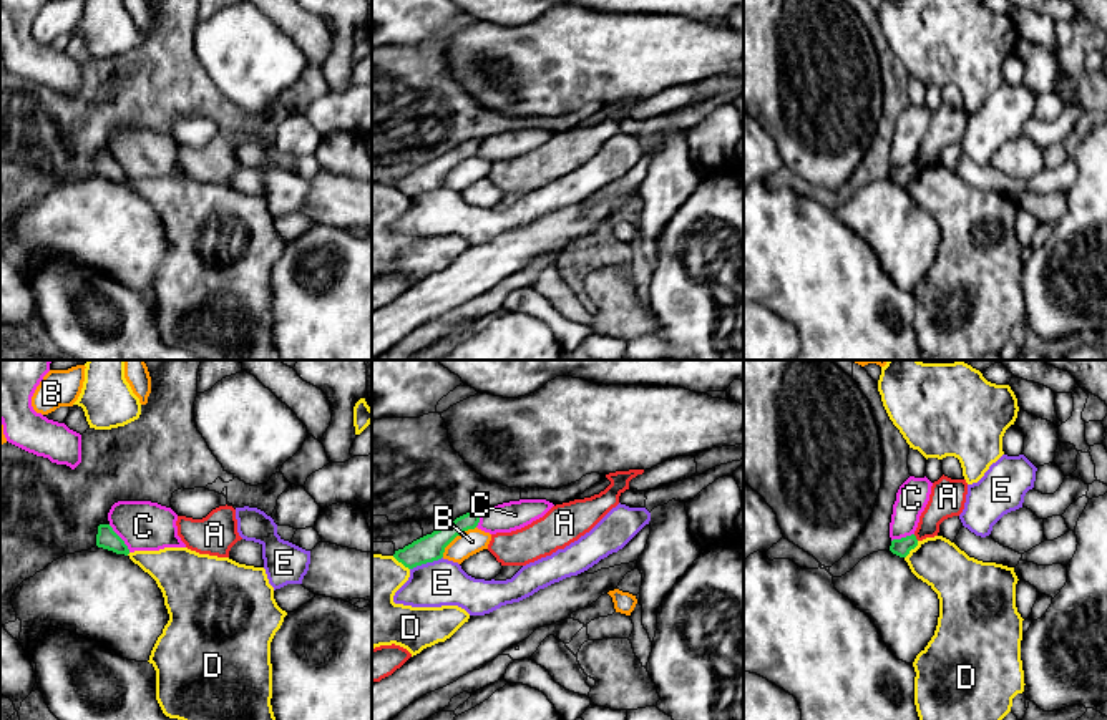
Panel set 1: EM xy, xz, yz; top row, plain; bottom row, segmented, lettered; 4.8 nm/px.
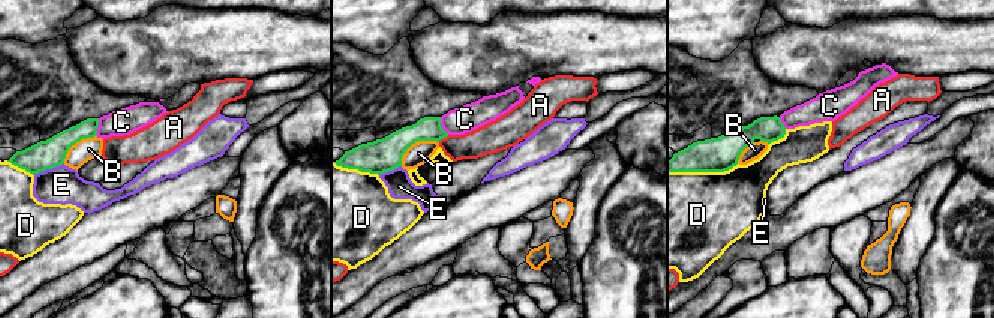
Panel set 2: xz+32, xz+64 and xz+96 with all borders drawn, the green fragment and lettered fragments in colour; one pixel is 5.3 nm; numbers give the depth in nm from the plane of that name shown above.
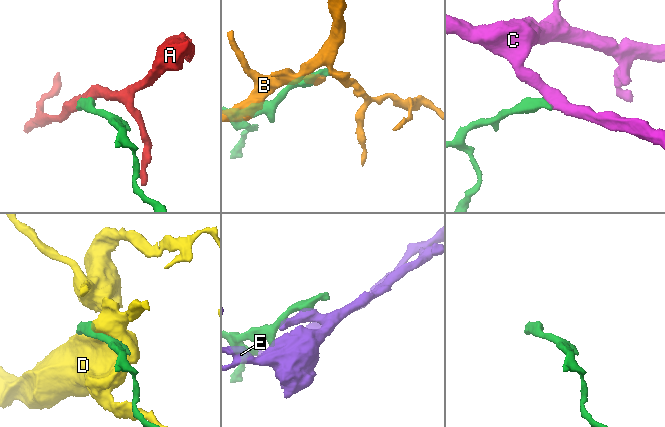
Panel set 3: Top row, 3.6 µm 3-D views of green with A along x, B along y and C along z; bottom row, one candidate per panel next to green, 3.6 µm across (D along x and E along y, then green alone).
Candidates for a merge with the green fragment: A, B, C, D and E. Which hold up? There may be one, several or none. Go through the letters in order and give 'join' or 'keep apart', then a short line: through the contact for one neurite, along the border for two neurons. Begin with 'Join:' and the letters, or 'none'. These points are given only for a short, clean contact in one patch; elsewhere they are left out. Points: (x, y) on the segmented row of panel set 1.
Join: C
A: keep apart; line yz (913, 535), (918, 540)
B: keep apart
C: join; line xy (107, 538), (120, 538), (133, 526), (143, 526)
D: keep apart
E: keep apart

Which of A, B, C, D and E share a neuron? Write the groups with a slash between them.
A / B / C / D / E

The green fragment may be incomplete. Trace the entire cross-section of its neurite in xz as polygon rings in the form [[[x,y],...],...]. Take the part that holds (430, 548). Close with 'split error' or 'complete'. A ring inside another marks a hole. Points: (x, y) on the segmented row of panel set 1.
[[[519,499],[485,511],[471,511],[432,534],[413,541],[403,549],[395,551],[393,557],[405,567],[413,569],[441,559],[445,547],[468,529],[478,528],[490,534],[511,533],[543,518],[553,506],[554,504],[546,499]]] | split error

